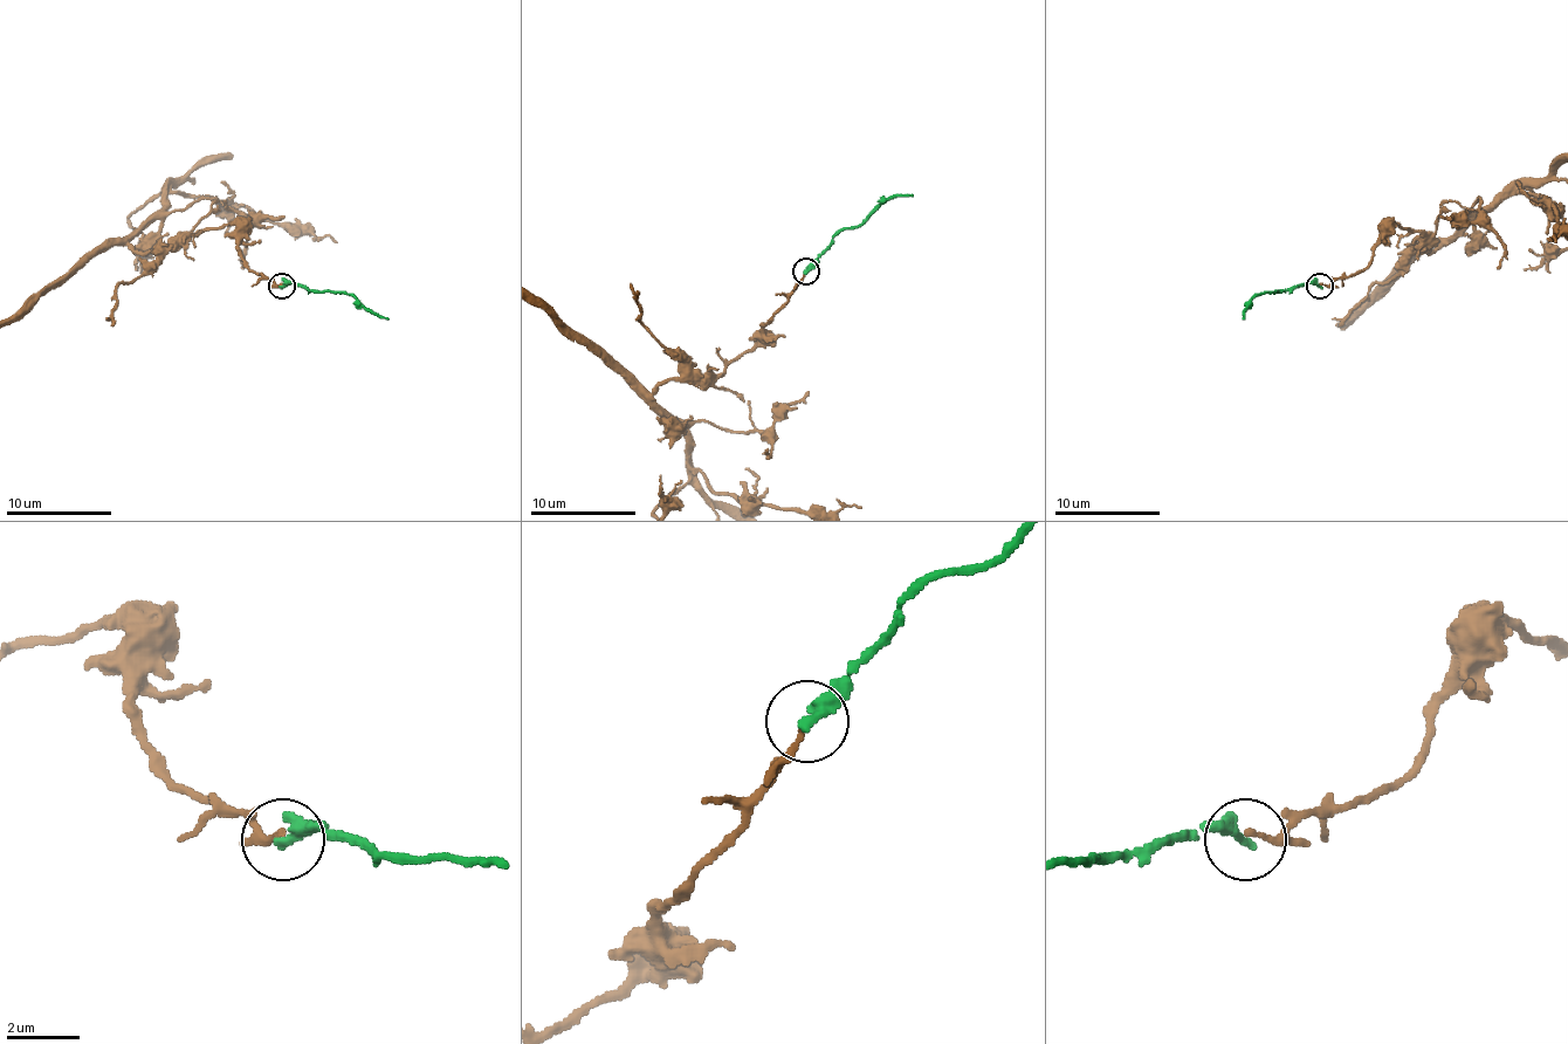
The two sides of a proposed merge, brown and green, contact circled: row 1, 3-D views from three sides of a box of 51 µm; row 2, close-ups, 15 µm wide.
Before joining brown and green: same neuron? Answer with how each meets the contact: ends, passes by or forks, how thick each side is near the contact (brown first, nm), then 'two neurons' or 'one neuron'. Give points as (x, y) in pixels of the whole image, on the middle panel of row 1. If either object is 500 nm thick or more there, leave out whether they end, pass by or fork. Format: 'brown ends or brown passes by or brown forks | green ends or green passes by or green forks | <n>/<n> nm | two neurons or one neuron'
brown ends | green ends | 160/380 nm | two neurons

